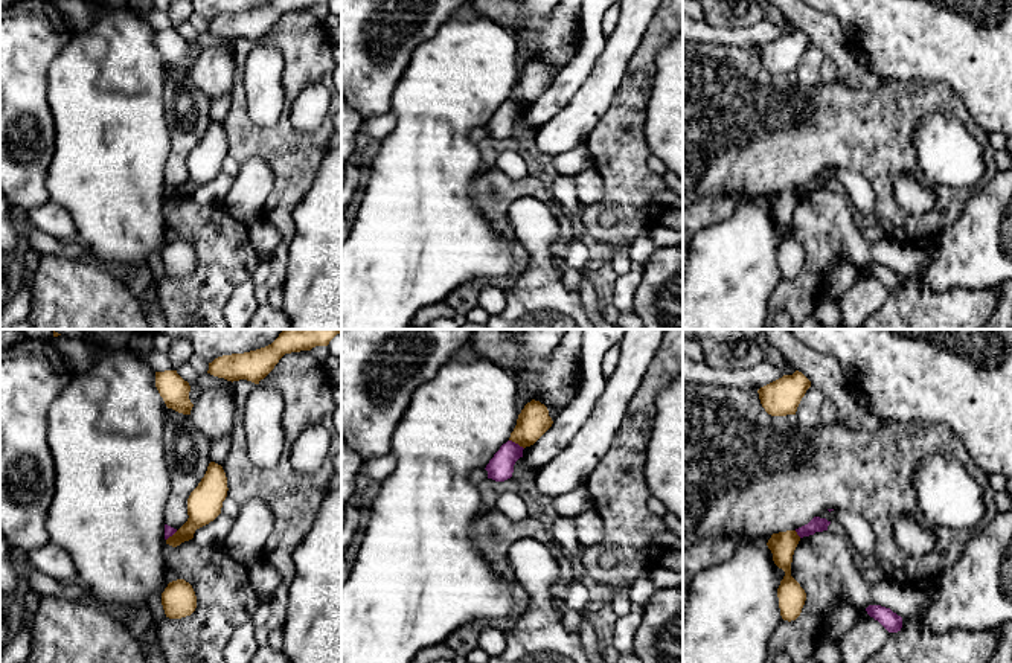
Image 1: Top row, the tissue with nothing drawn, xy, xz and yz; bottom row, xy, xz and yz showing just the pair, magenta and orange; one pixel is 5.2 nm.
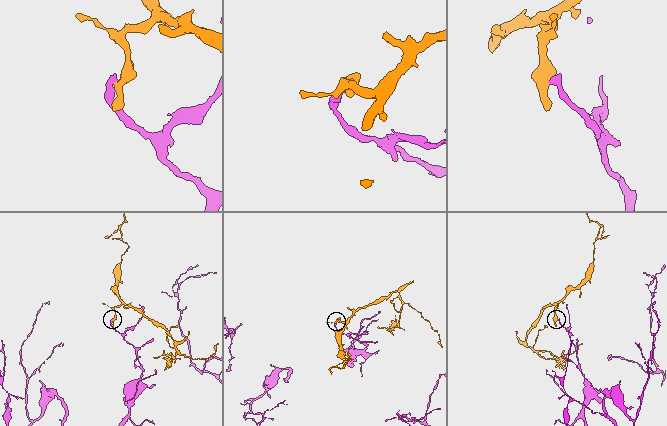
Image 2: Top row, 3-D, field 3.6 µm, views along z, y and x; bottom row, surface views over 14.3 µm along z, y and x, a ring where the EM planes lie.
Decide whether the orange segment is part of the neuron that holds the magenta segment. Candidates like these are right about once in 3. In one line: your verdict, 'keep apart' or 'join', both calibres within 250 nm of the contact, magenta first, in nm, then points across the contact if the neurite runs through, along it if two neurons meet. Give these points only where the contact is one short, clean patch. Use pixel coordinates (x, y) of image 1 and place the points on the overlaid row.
keep apart; 140 nm thick on the magenta side, 170 nm on the other; border along xz (509, 439), (523, 448)

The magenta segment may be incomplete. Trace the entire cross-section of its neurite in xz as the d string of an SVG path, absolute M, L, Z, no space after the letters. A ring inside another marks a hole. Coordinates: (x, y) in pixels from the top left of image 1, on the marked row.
M508 440L486 465L488 479L504 482L512 477L515 462L523 457L523 447Z

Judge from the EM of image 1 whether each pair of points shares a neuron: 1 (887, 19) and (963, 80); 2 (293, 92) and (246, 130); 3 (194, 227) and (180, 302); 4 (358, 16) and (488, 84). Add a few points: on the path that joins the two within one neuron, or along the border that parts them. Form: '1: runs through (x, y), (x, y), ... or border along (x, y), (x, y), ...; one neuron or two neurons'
1: runs through (906, 22), (945, 61); one neuron
2: runs through (287, 108), (284, 122), (273, 133), (262, 133); one neuron
3: runs through (204, 246), (204, 278), (198, 284); one neuron
4: border along (444, 23), (429, 40), (415, 49), (400, 78); two neurons

